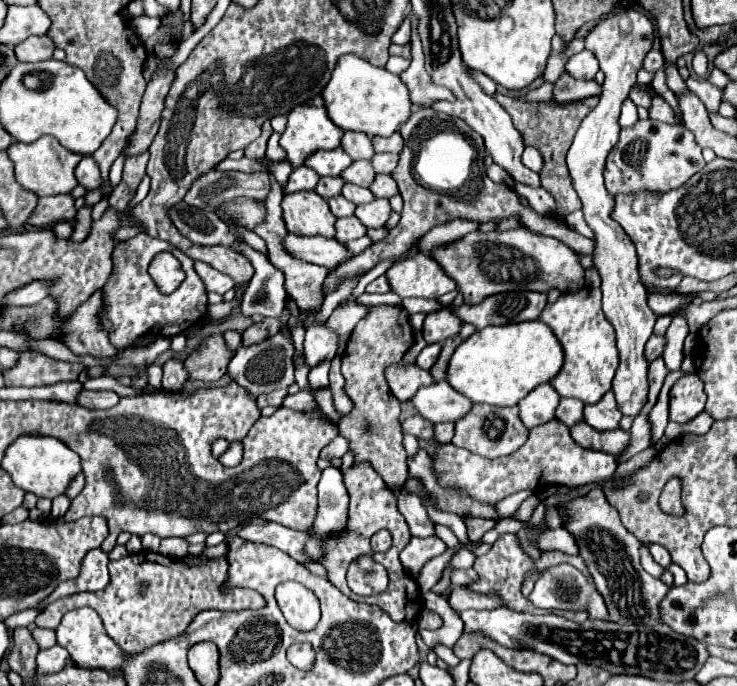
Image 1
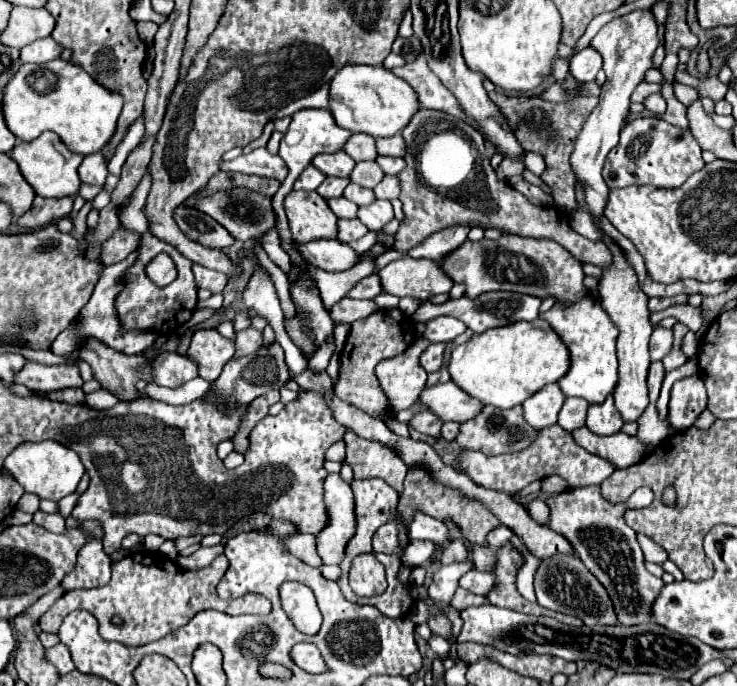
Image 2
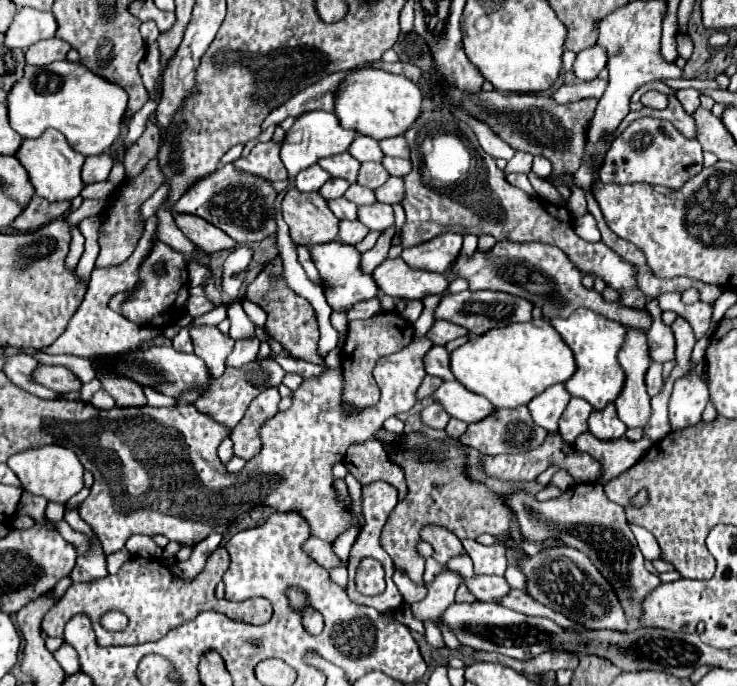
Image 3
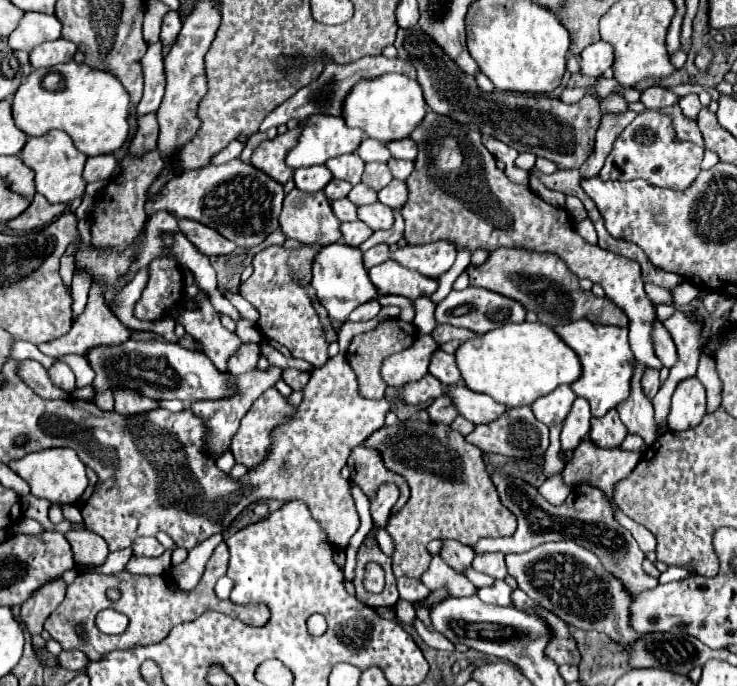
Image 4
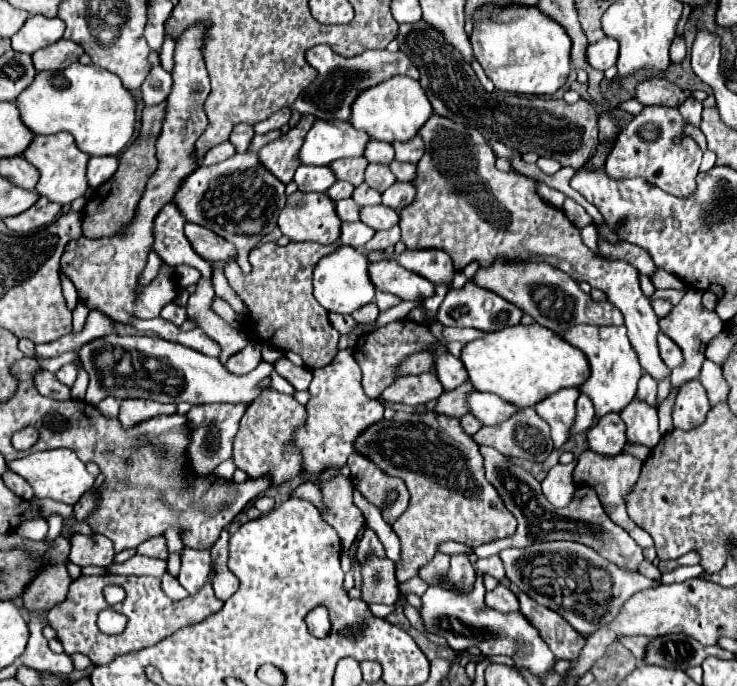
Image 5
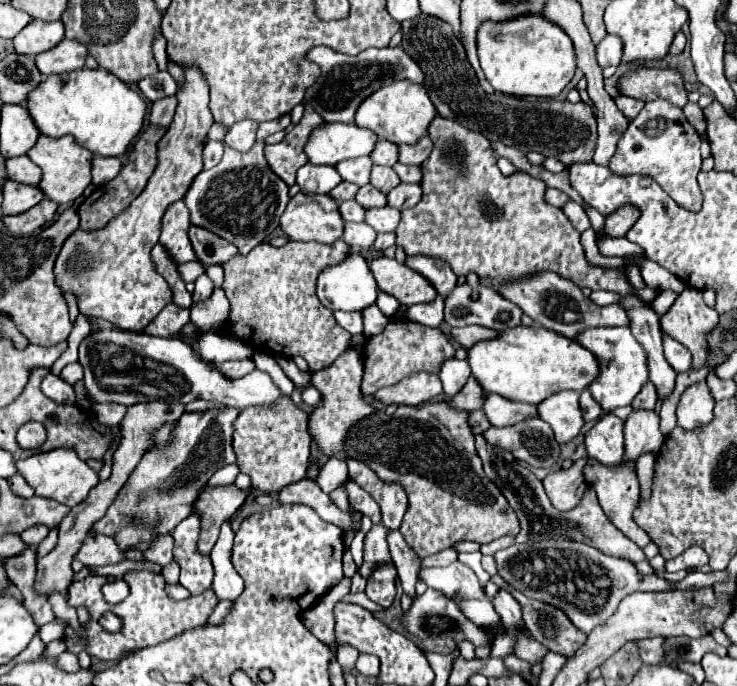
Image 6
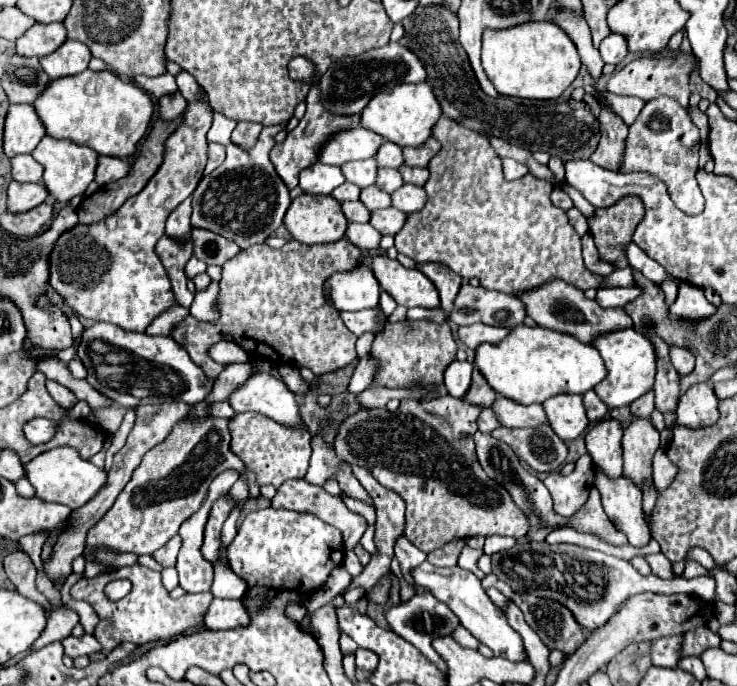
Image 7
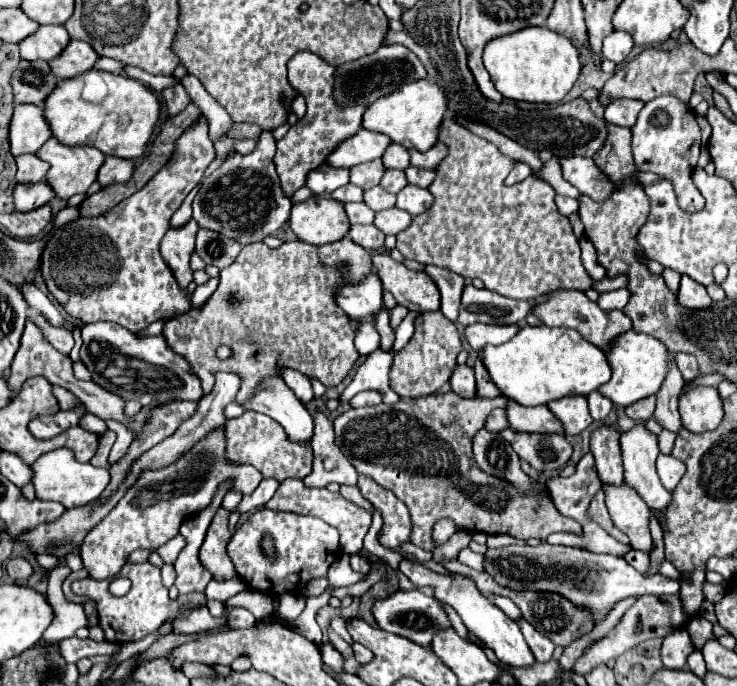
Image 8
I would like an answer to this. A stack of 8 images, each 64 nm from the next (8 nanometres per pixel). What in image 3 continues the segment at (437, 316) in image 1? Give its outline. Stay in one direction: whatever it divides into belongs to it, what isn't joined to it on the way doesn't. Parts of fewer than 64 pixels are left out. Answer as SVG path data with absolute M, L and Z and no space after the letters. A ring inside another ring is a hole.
M438 320L434 322L434 326L430 328L430 332L426 334L434 344L440 344L444 346L446 342L458 338L458 336L468 336L468 330L458 326L458 324L452 324L452 322L446 322L446 320Z

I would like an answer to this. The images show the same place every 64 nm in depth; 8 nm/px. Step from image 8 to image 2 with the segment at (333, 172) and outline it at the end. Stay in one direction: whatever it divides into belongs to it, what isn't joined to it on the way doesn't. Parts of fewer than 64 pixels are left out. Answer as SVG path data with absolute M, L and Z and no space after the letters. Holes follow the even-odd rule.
M308 166L294 182L294 190L316 190L324 182L324 178L326 176L316 166Z

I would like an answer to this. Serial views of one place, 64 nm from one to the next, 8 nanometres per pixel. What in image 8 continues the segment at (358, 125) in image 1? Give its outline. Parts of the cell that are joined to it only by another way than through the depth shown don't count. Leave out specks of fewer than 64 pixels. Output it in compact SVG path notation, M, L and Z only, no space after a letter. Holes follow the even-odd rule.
M418 80L418 82L410 82L402 86L398 92L378 98L366 110L362 126L374 132L392 136L392 142L402 144L404 148L426 152L438 142L438 128L446 116L446 110L448 110L448 100L444 96L444 90L436 82Z

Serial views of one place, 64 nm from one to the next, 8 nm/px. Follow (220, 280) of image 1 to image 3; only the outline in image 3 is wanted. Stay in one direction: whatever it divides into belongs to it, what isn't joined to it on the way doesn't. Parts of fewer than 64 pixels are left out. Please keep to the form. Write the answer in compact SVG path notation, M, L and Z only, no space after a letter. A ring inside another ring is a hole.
M188 264L188 280L190 286L200 286L210 272L206 268L200 268L200 264Z

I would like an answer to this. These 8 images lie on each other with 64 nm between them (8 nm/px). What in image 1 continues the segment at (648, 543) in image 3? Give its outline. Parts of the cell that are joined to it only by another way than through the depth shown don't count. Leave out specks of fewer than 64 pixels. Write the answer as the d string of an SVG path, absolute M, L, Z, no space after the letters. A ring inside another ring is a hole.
M648 544L648 550L650 550L650 554L652 554L652 558L660 564L660 566L668 566L672 560L670 560L670 554L666 552L666 548L664 546L660 546L660 544Z

